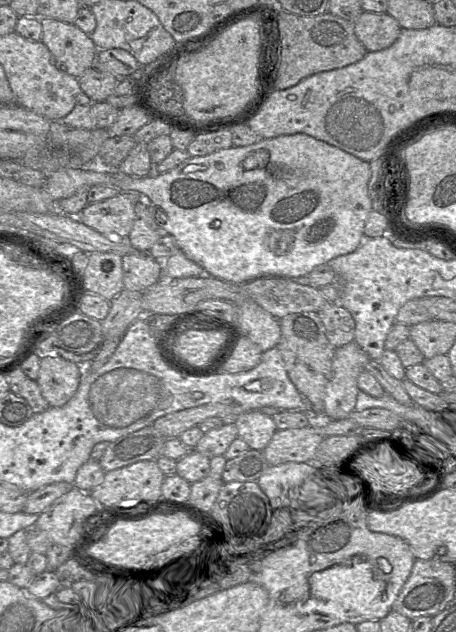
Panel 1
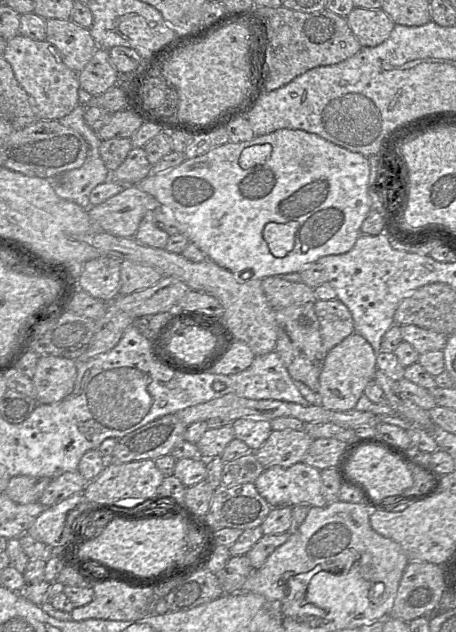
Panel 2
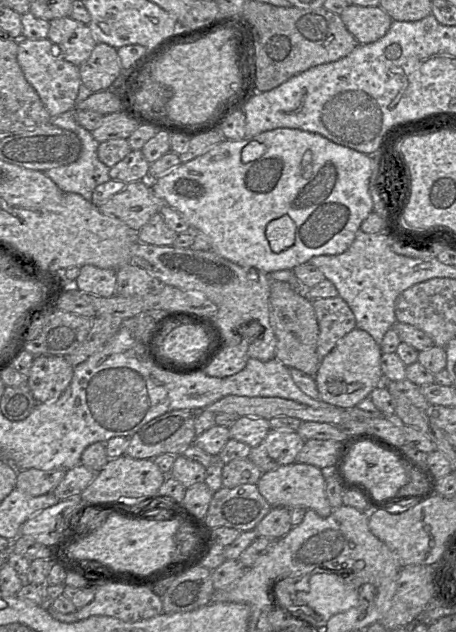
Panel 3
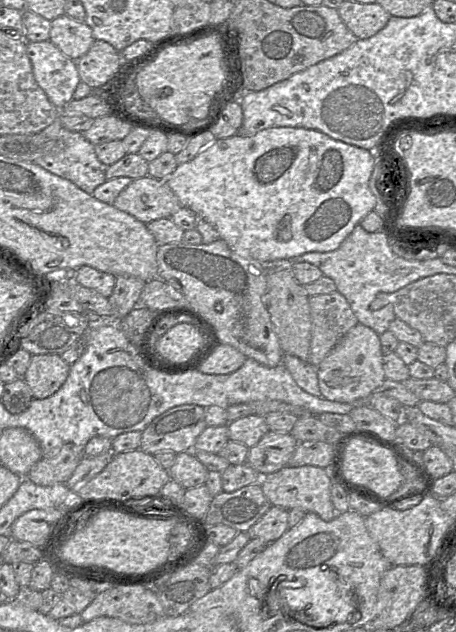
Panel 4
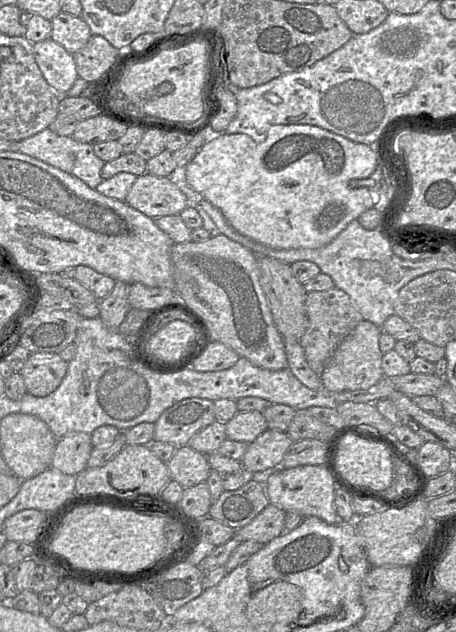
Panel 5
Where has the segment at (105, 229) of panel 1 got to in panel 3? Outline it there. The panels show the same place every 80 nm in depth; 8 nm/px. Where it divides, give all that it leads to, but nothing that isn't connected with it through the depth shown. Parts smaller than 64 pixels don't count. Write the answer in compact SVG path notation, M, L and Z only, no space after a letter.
M140 180L128 183L122 191L97 207L104 215L116 217L139 231L165 205L166 202L155 195L152 182Z

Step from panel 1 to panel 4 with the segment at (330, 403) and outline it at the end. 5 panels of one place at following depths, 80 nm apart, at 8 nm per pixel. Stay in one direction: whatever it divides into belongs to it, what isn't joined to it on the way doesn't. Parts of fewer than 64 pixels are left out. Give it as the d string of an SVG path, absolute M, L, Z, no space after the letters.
M358 322L331 349L316 367L316 371L323 398L341 403L368 400L372 392L386 379L380 335Z

